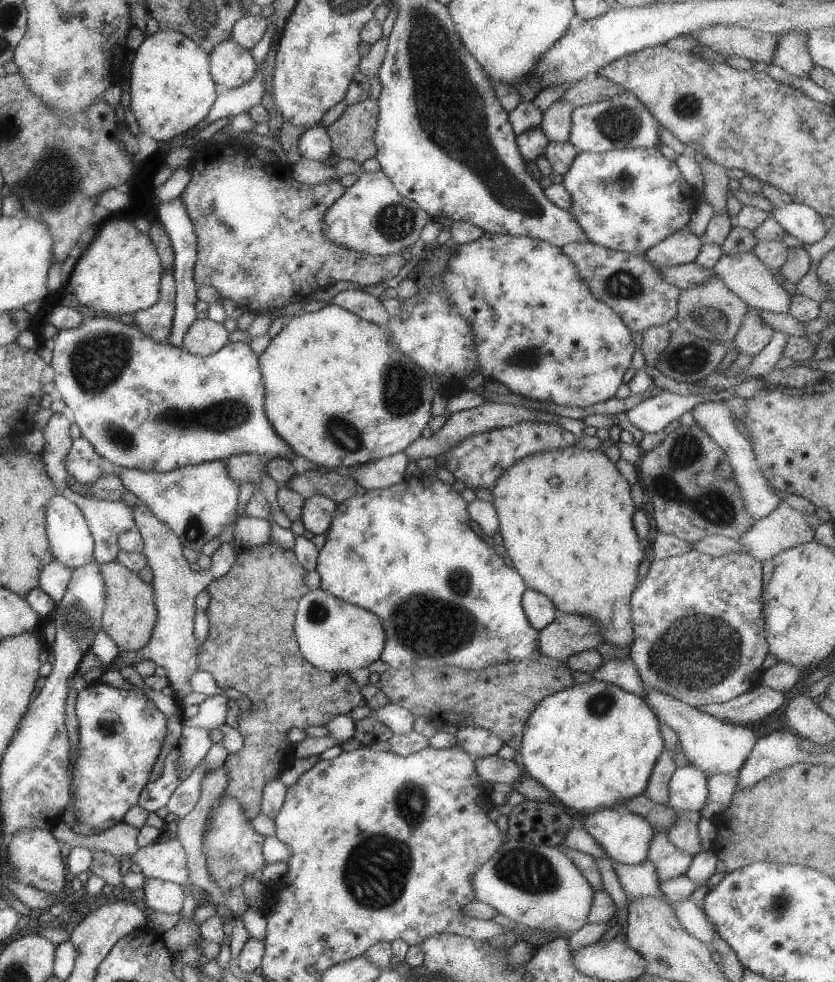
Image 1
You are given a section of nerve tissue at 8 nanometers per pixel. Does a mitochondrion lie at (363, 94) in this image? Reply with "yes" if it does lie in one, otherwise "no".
no

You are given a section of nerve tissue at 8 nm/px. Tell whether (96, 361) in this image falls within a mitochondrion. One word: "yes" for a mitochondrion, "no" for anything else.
yes

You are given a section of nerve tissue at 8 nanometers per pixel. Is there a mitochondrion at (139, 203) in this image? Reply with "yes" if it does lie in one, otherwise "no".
no

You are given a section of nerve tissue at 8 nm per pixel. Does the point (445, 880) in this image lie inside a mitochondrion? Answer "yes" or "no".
no

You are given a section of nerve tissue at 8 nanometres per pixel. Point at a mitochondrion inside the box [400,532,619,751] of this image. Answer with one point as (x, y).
(599, 706)

